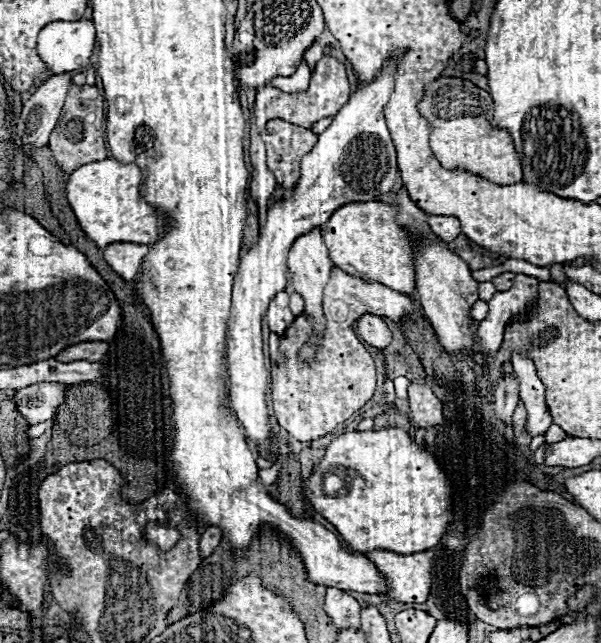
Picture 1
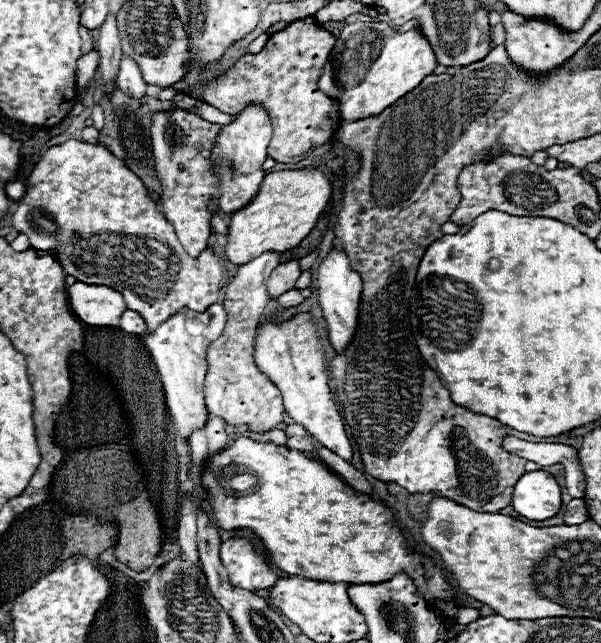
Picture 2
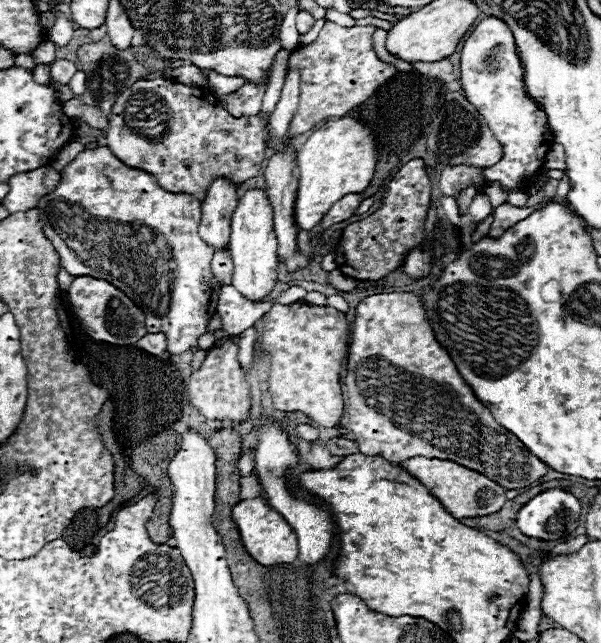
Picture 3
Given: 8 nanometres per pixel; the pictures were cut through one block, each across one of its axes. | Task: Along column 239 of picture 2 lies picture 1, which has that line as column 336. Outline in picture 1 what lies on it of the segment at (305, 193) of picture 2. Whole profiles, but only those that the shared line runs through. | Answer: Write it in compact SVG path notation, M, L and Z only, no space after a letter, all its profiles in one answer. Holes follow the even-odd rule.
M384 202L344 204L324 224L324 240L330 250L330 260L346 274L392 286L402 294L414 294L416 242L406 228L396 224L396 216L398 208Z

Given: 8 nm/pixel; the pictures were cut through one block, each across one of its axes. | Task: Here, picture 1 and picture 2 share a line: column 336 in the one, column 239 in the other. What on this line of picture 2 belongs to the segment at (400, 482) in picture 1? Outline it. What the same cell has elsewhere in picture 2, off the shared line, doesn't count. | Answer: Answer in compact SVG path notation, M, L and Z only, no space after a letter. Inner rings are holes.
M240 436L202 466L200 484L210 498L216 526L224 530L250 530L266 552L268 562L290 576L378 584L404 570L414 578L426 602L432 596L458 602L432 558L408 554L392 508L352 490L328 472L326 466L306 458L302 452ZM244 474L256 476L256 484L246 492L230 488L230 480ZM422 572L428 572L430 582L422 580Z

